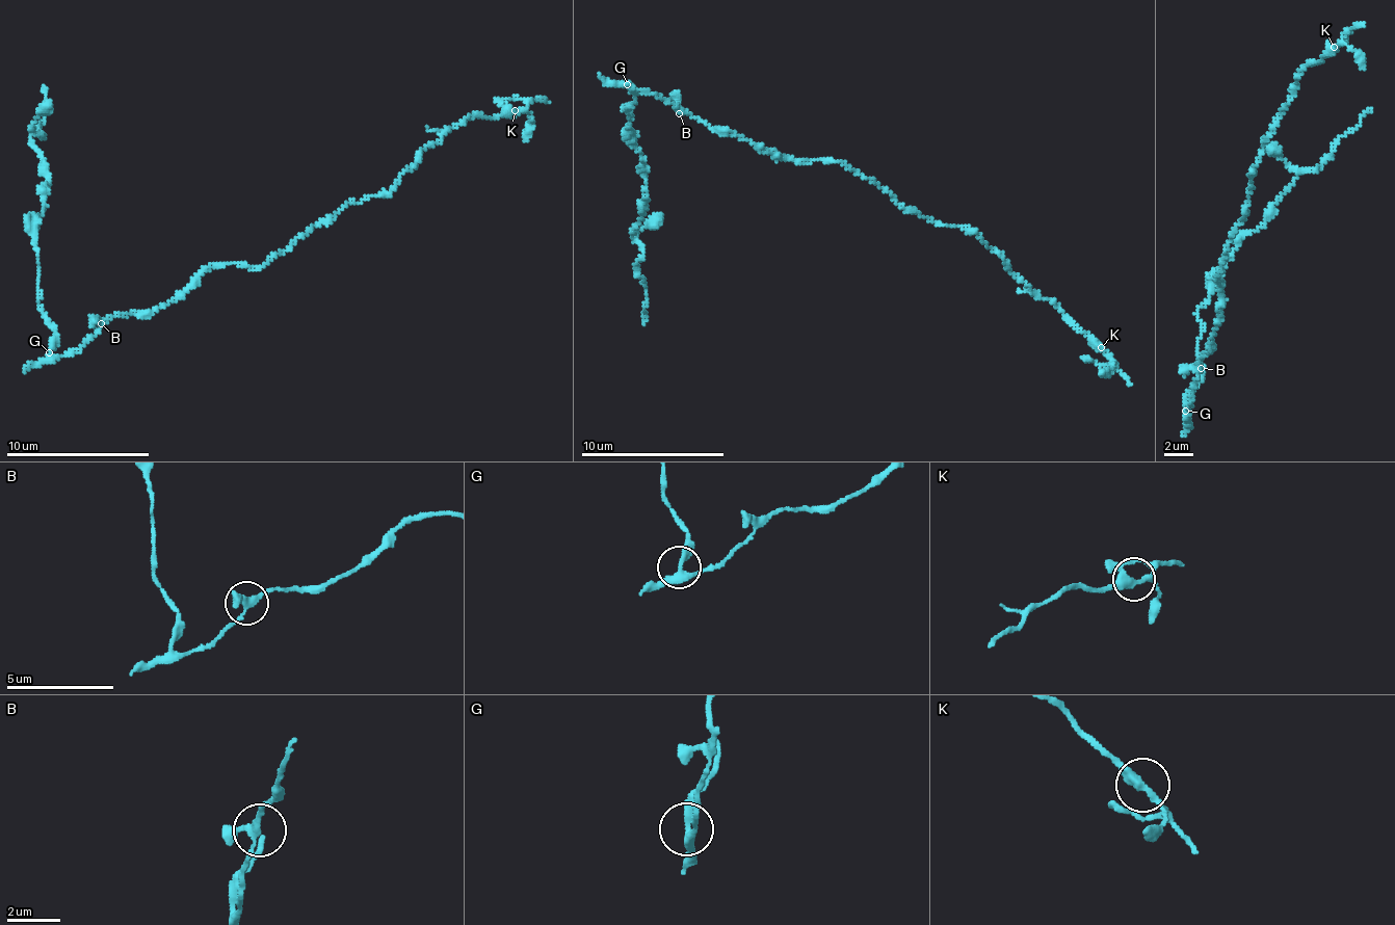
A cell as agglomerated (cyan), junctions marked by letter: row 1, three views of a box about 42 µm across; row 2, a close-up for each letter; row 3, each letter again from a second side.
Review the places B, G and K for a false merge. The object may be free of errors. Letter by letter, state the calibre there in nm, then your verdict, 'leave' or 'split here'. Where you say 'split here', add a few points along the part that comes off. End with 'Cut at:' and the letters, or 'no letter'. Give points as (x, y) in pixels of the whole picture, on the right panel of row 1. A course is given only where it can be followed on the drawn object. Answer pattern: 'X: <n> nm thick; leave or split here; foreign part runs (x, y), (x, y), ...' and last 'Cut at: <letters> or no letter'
B: 220 nm thick; leave
G: 280 nm thick; split here; foreign part runs (1184, 410), (1199, 380), (1198, 307), (1209, 296), (1209, 279), (1269, 206), (1371, 108)
K: 320 nm thick; leave
Cut at: G

